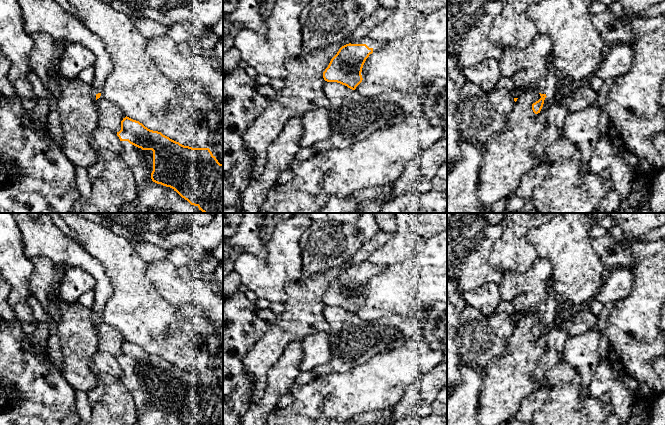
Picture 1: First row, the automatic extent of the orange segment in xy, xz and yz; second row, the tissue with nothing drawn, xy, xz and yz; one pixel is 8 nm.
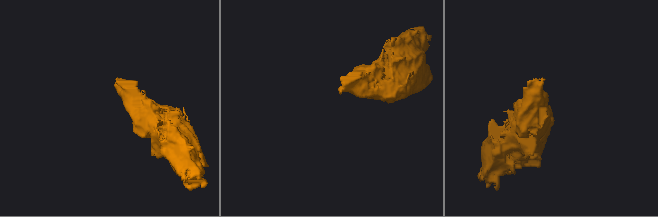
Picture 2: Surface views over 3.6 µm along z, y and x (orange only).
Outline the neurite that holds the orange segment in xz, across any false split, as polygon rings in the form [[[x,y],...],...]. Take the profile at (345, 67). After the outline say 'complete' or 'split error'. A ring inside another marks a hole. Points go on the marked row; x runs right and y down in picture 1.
[[[365,38],[352,40],[342,46],[323,72],[324,80],[337,82],[355,90],[363,80],[363,65],[374,49],[375,43]]]; split error

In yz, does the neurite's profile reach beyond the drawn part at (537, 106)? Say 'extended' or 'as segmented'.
extended

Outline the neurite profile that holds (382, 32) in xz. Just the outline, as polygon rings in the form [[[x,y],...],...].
[[[396,0],[394,13],[373,28],[368,37],[385,43],[391,48],[394,39],[407,39],[407,35],[417,26],[418,20],[447,5],[447,0]]]

